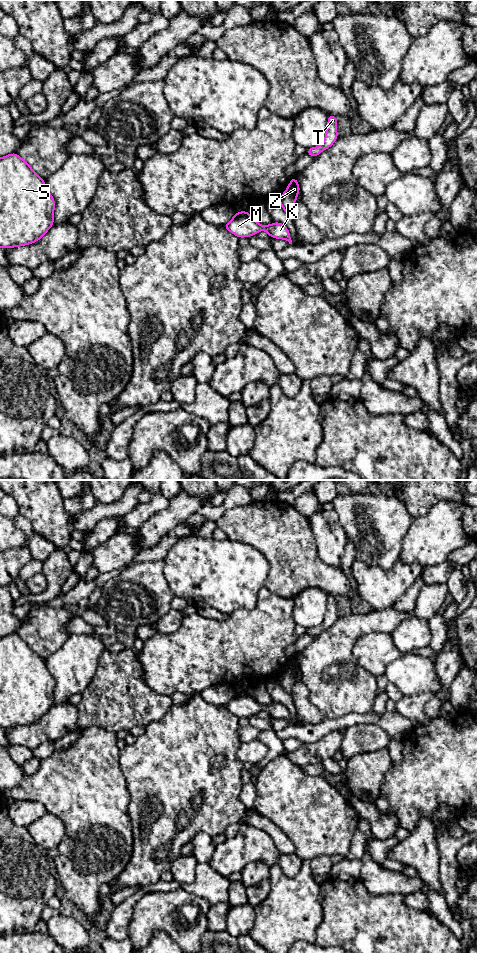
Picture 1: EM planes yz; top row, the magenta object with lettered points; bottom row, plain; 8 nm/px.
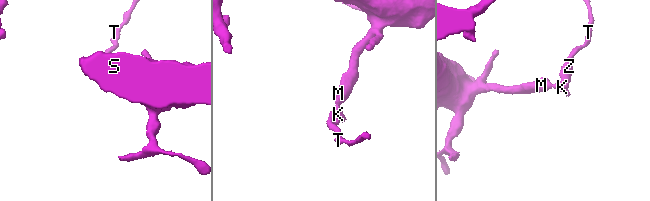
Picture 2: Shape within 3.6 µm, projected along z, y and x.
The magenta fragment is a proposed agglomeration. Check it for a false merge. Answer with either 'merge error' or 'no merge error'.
no merge error

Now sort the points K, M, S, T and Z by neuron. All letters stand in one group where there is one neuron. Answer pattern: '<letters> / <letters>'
K M S T Z

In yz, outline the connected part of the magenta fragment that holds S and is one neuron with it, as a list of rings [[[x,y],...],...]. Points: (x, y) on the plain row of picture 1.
[[[18,634],[0,638],[0,727],[7,729],[35,723],[53,706],[55,680],[45,660]]]

